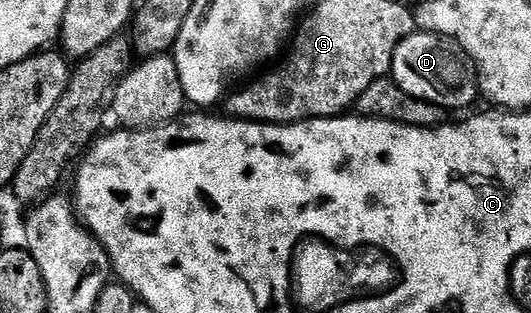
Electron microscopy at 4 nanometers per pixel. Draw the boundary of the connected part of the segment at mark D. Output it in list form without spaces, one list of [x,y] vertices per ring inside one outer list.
[[[407,34],[393,48],[390,55],[391,66],[390,78],[399,90],[412,98],[440,106],[446,112],[464,110],[467,106],[474,105],[476,98],[478,99],[478,82],[469,63],[439,34]]]

